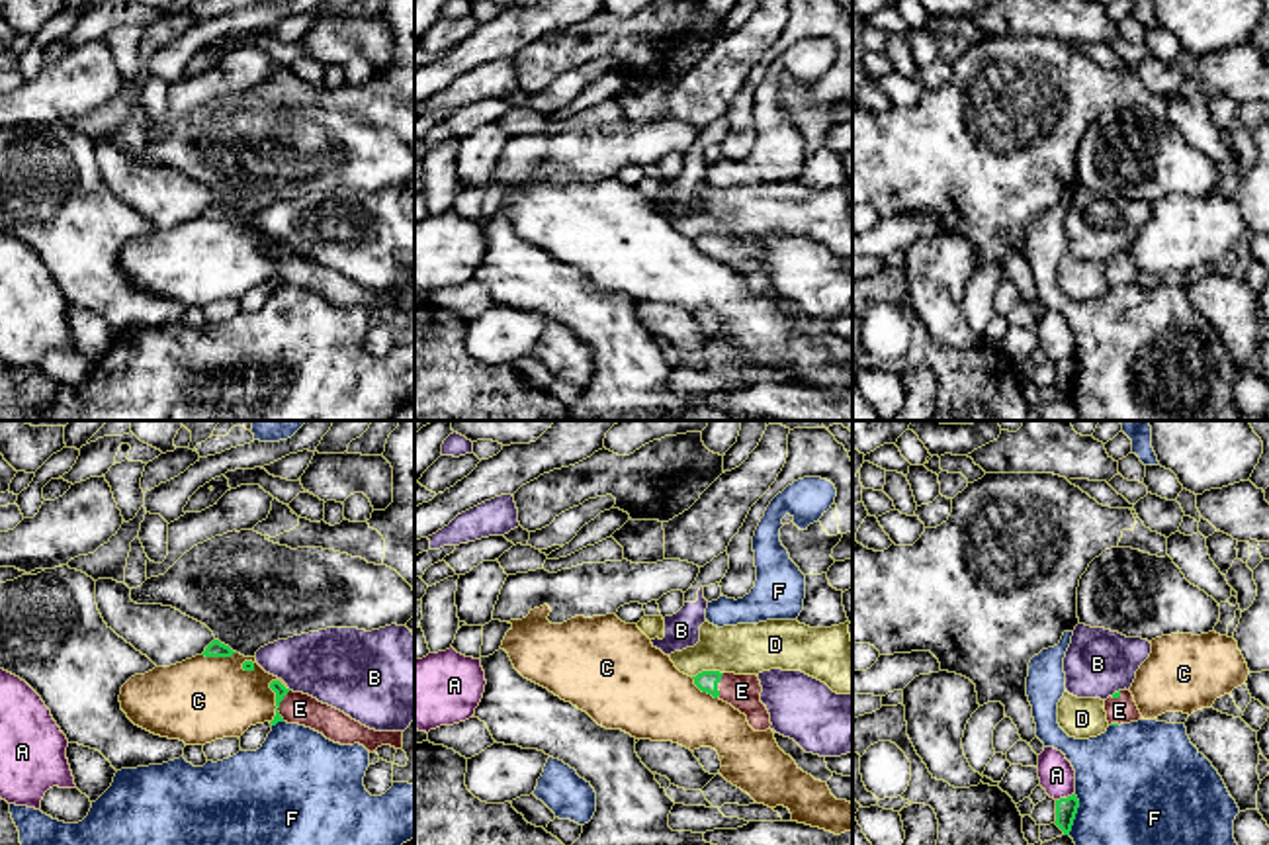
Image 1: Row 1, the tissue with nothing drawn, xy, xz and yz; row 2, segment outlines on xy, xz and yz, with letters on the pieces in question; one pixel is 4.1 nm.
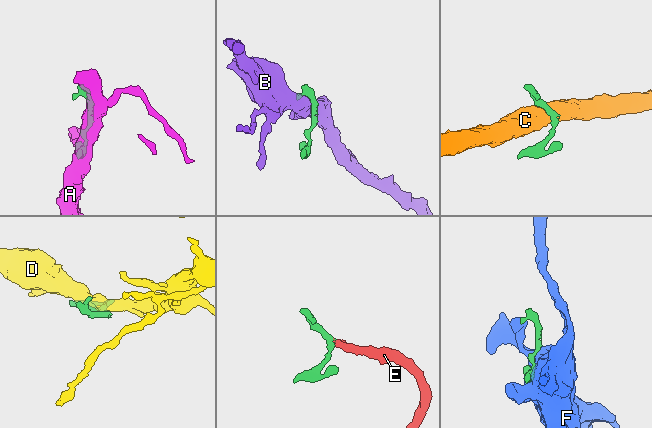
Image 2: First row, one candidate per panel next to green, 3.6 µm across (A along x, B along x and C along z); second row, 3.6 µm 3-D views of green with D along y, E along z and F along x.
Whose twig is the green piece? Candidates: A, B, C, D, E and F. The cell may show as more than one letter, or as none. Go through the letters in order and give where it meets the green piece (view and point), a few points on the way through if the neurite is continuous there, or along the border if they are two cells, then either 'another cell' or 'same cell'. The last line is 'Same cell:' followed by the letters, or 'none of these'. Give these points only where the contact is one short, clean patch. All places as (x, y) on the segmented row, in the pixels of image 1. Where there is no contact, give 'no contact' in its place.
A: yz (1064, 799) | another cell
B: yz (1115, 693) | another cell
C: xy (276, 699) | another cell
D: xz (706, 671) | along xz (722, 671), (699, 671), (693, 677) | another cell
E: xy (278, 707) | across xy (280, 691), (278, 707), (300, 709) | same cell
F: yz (1076, 812) | another cell
Same cell: E

